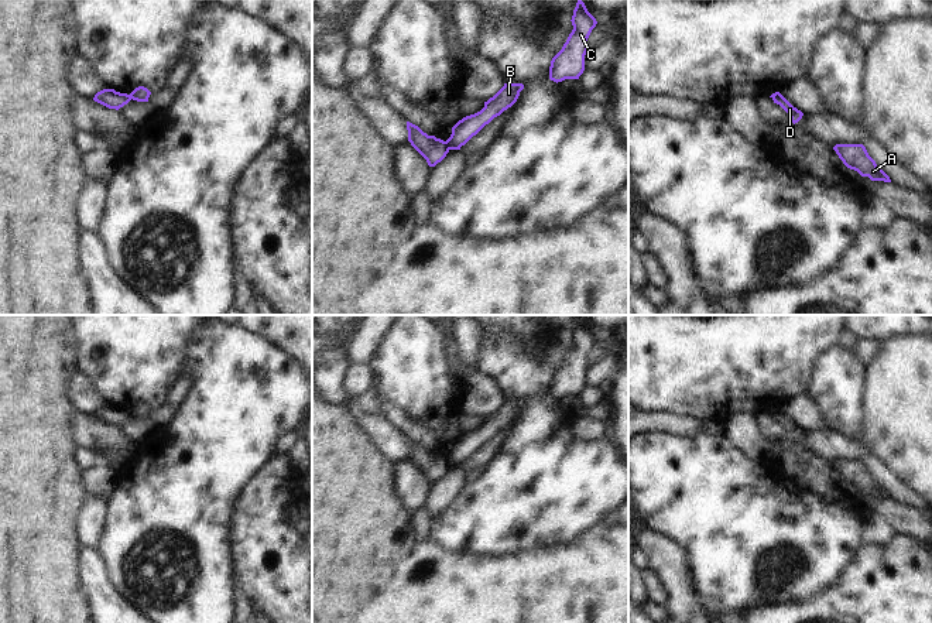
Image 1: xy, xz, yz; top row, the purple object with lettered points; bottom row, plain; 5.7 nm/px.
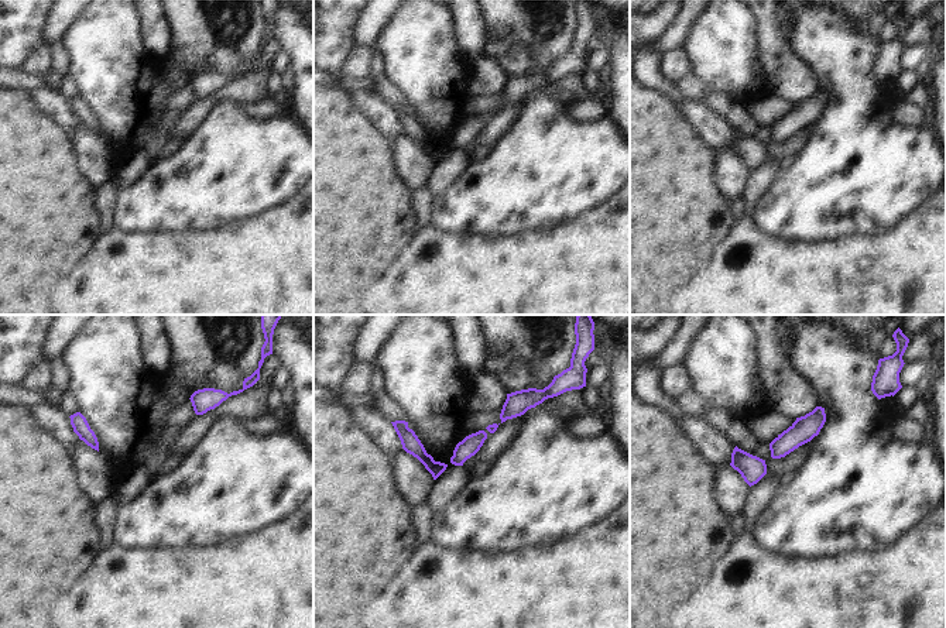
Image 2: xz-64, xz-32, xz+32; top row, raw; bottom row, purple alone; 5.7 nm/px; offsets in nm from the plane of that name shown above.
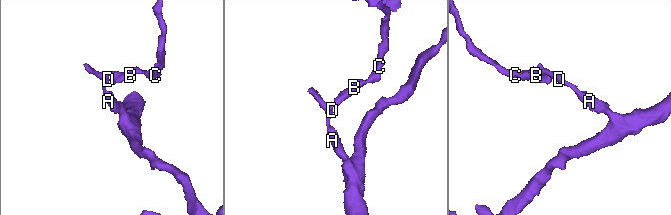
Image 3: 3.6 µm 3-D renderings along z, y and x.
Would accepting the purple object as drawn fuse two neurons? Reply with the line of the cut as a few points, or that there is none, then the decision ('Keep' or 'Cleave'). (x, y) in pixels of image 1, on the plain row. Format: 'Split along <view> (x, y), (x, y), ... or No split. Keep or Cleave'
Split along xz (445, 458), (451, 465). Cleave.

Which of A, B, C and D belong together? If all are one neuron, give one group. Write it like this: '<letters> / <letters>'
A D / B C

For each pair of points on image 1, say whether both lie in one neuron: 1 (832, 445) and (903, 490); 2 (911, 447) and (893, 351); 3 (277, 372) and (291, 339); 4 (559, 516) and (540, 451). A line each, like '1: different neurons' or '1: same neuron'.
1: same neuron
2: same neuron
3: different neurons
4: same neuron

